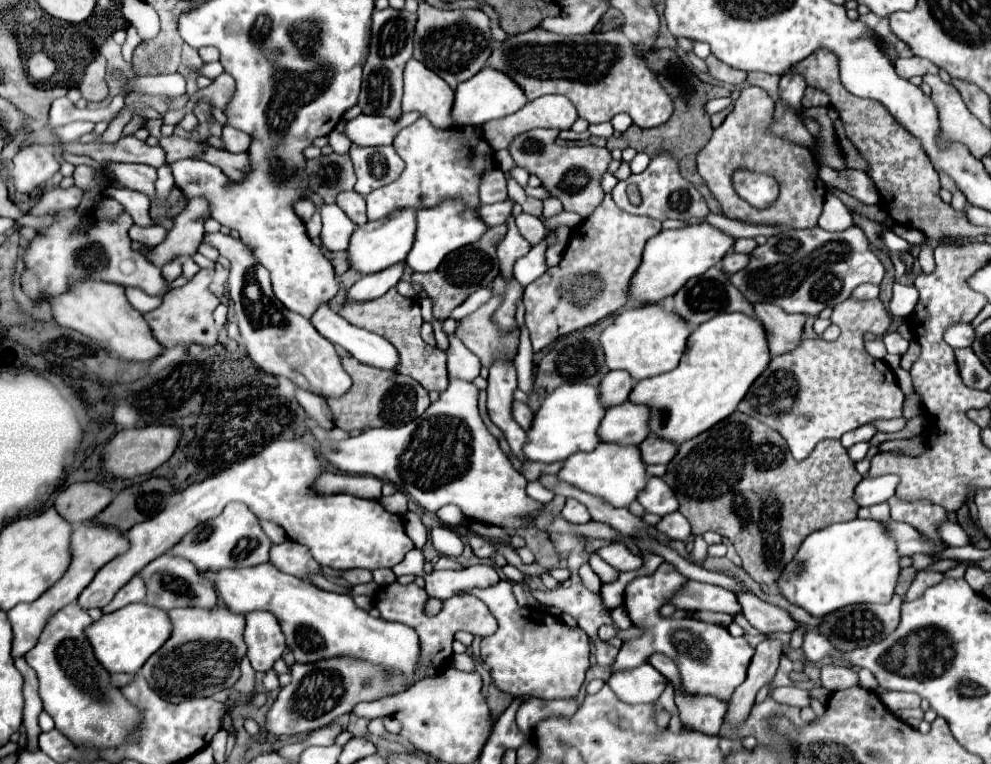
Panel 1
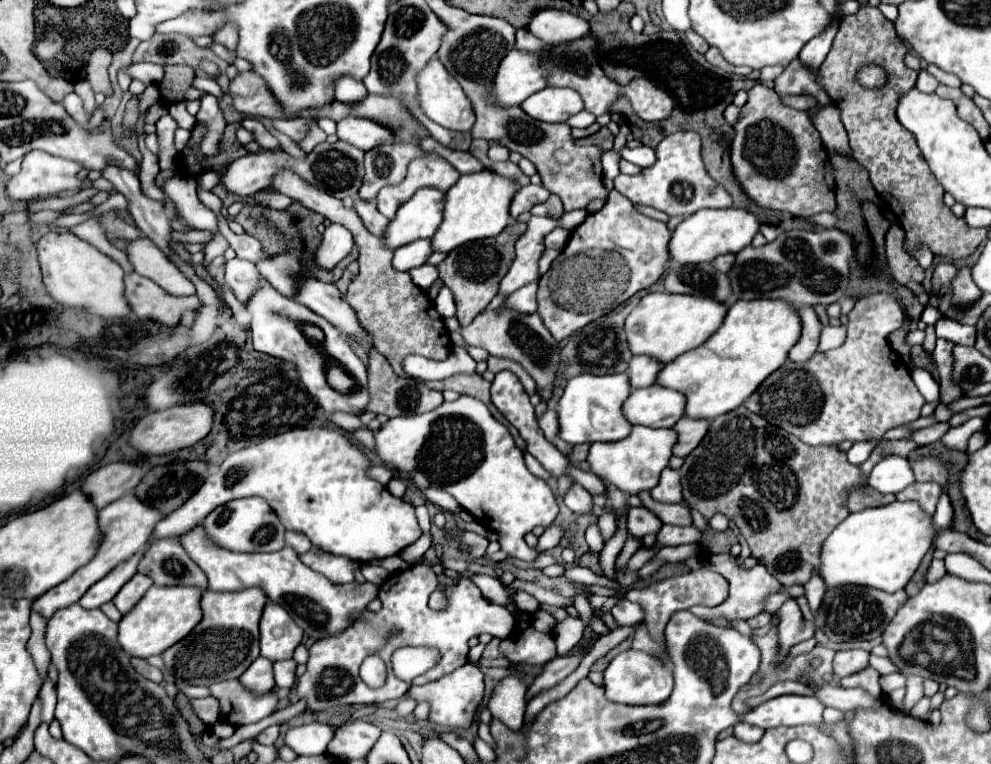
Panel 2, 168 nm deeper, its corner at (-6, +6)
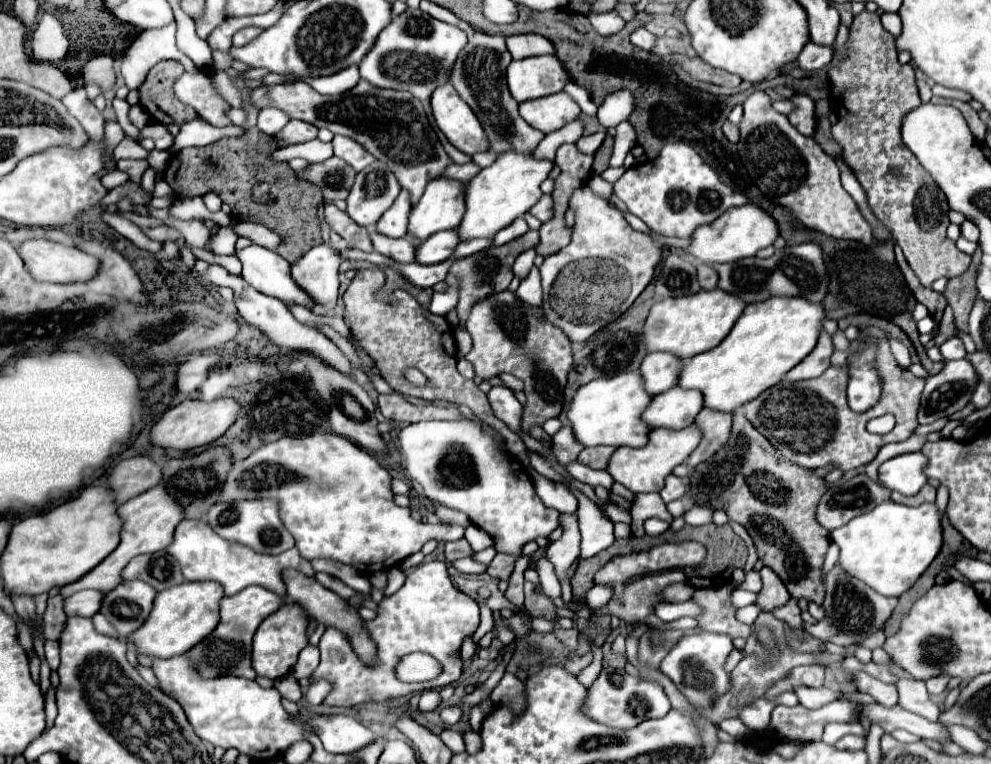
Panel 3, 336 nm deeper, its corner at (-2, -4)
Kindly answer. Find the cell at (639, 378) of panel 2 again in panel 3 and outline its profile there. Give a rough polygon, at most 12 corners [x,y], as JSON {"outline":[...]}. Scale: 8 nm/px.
{"outline":[[651,352],[641,366],[649,394],[661,394],[679,380],[683,360]]}

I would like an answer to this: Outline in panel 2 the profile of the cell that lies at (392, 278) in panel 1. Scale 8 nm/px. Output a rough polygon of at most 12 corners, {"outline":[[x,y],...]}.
{"outline":[[431,240],[397,248],[391,264],[405,272],[423,266],[431,256]]}

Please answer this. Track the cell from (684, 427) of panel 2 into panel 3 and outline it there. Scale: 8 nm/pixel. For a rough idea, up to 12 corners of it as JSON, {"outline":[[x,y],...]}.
{"outline":[[703,408],[695,424],[703,440],[685,462],[709,460],[727,444],[733,412]]}

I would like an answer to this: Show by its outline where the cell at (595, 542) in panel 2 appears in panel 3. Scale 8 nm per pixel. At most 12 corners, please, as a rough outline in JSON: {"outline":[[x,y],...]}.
{"outline":[[568,483],[578,500],[579,558],[591,558],[615,540],[613,522]]}

